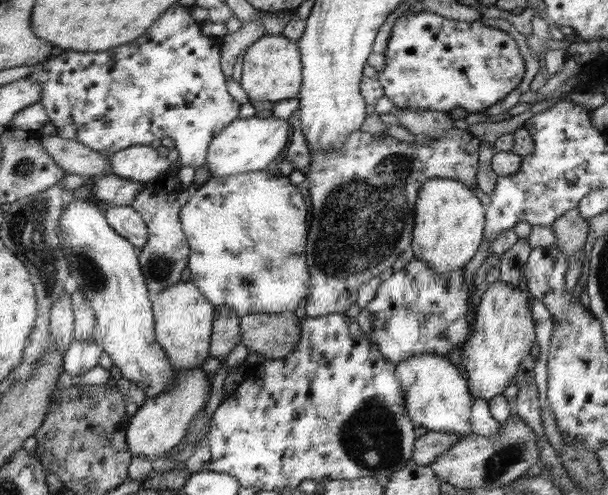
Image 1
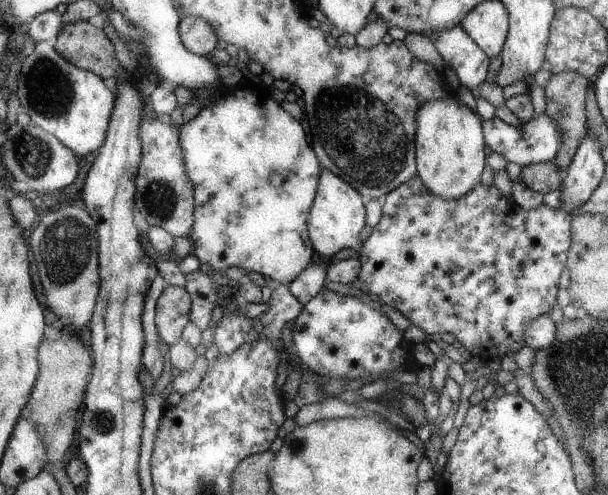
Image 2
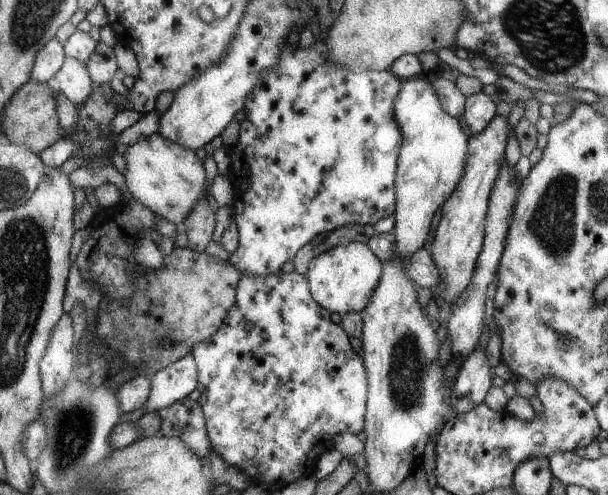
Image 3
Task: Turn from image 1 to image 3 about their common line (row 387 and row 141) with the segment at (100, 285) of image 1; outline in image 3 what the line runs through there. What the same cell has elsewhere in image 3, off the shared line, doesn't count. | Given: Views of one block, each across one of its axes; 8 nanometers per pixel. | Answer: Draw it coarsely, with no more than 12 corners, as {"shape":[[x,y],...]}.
{"shape":[[153,133],[126,146],[130,195],[181,224],[206,195],[198,152]]}

